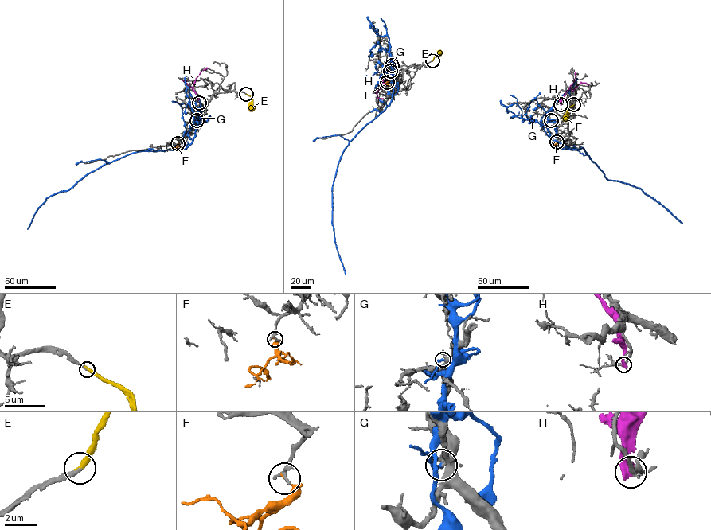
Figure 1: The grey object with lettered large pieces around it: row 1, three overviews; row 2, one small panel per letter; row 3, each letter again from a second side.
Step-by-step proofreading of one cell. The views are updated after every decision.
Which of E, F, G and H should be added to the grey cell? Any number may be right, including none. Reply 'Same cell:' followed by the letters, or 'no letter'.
Same cell: E

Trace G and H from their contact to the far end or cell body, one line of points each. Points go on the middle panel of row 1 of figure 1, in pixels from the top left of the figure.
G: (392, 65), (391, 62), (396, 69), (391, 101), (349, 141), (333, 184), (332, 224), (345, 274)
H: (390, 71), (383, 76), (383, 83), (378, 90), (377, 97), (383, 98)

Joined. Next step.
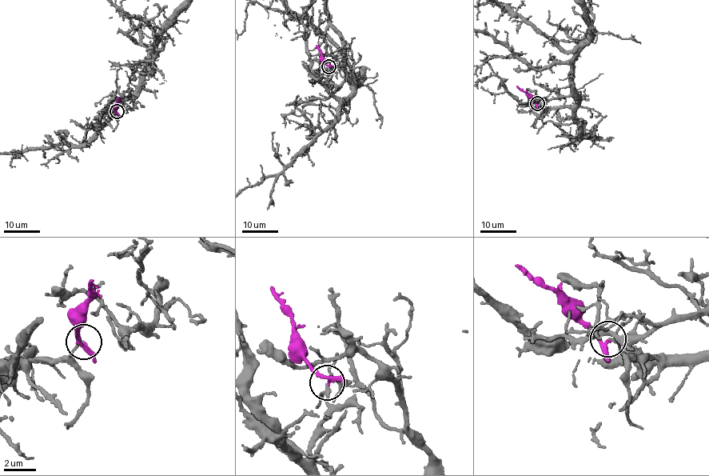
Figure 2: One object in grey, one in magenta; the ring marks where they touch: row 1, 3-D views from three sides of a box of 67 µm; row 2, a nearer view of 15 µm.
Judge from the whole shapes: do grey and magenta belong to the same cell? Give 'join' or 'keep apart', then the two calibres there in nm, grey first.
keep apart; 170 nm thick on the grey side, 240 nm on the other

